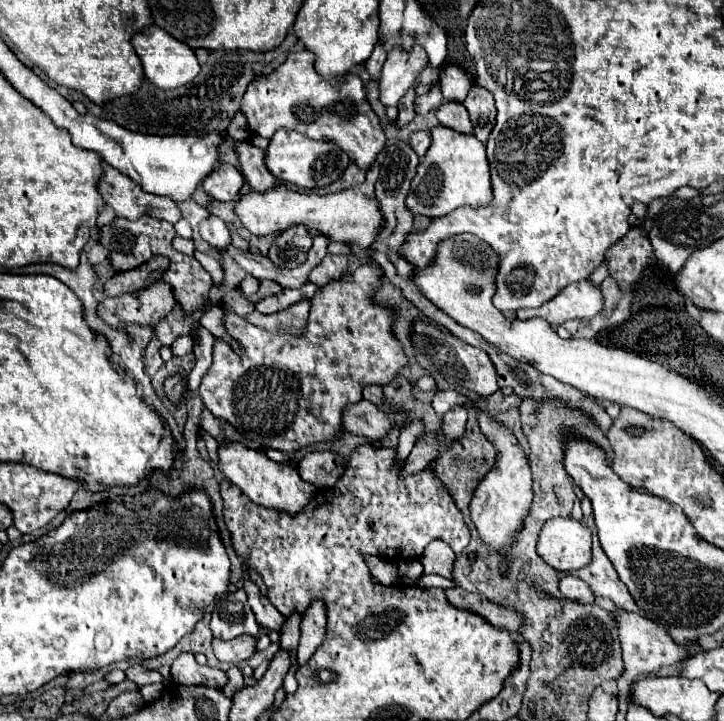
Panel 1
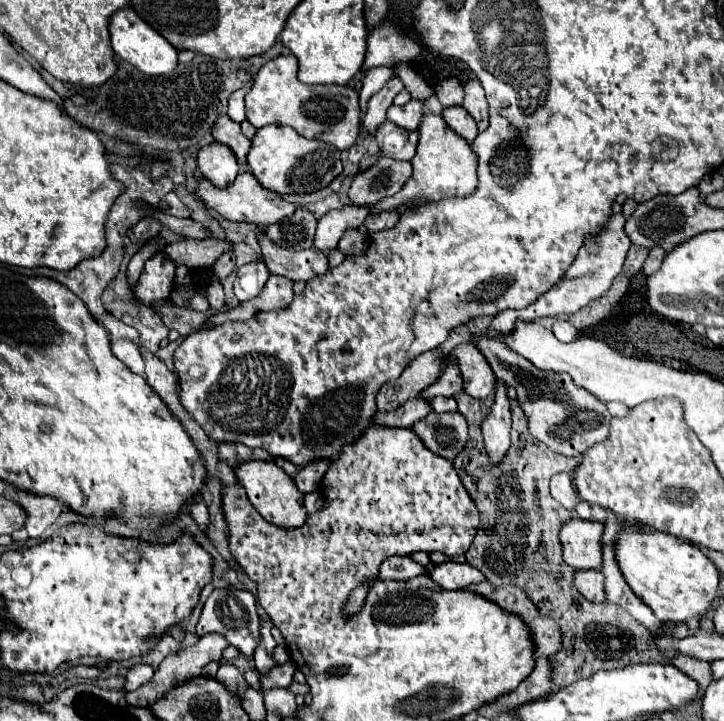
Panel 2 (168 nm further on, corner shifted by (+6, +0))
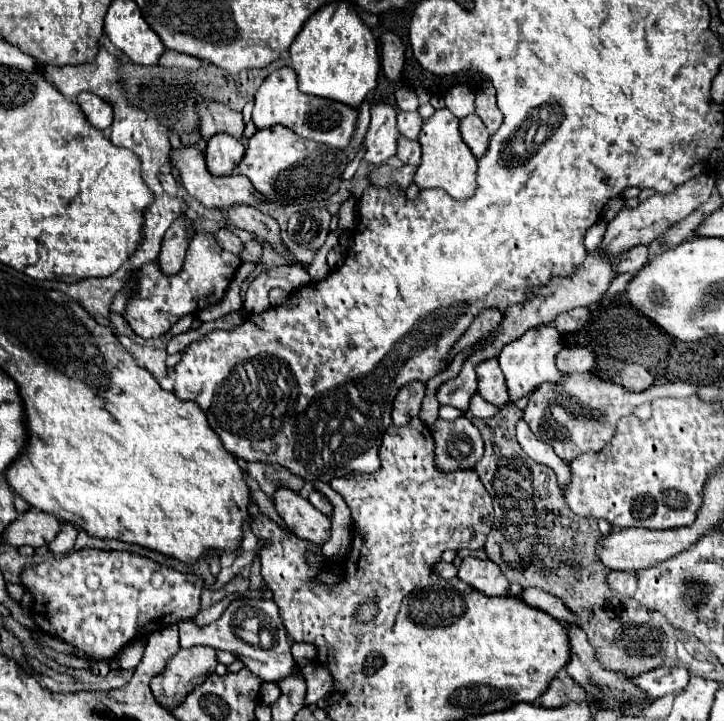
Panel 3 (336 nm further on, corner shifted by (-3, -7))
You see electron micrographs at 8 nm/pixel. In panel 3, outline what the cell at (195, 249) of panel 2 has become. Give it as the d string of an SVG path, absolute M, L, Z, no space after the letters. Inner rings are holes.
M251 239L247 243L247 249L243 255L239 255L243 261L259 261L261 259L261 253L263 253L263 243L257 241L257 239Z

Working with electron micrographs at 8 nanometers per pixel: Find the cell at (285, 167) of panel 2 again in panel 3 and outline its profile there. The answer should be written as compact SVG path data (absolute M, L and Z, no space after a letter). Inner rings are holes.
M271 125L267 129L257 129L257 133L247 139L239 173L245 175L267 201L281 205L317 205L337 191L345 167L345 151L303 139L283 125Z

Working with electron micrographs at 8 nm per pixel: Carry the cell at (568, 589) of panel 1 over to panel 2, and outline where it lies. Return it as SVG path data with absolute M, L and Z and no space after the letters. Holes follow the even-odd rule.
M578 570L574 574L576 590L590 602L604 602L602 582L604 582L604 576L600 574L600 570Z

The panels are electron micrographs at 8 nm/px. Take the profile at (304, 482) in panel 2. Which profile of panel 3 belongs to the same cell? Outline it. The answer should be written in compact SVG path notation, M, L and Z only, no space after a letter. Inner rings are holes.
M311 491L311 495L309 495L309 501L311 501L311 505L313 505L315 509L319 509L321 513L325 513L325 515L331 515L331 511L333 511L333 505L327 501L327 497L325 497L323 493L319 493L319 491Z

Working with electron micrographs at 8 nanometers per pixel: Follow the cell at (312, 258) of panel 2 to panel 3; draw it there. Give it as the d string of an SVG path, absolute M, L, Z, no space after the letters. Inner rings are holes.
M235 205L235 209L227 209L227 221L239 229L253 233L257 239L269 241L277 253L285 253L285 245L279 239L279 225L273 217L261 213L257 207L251 205Z

